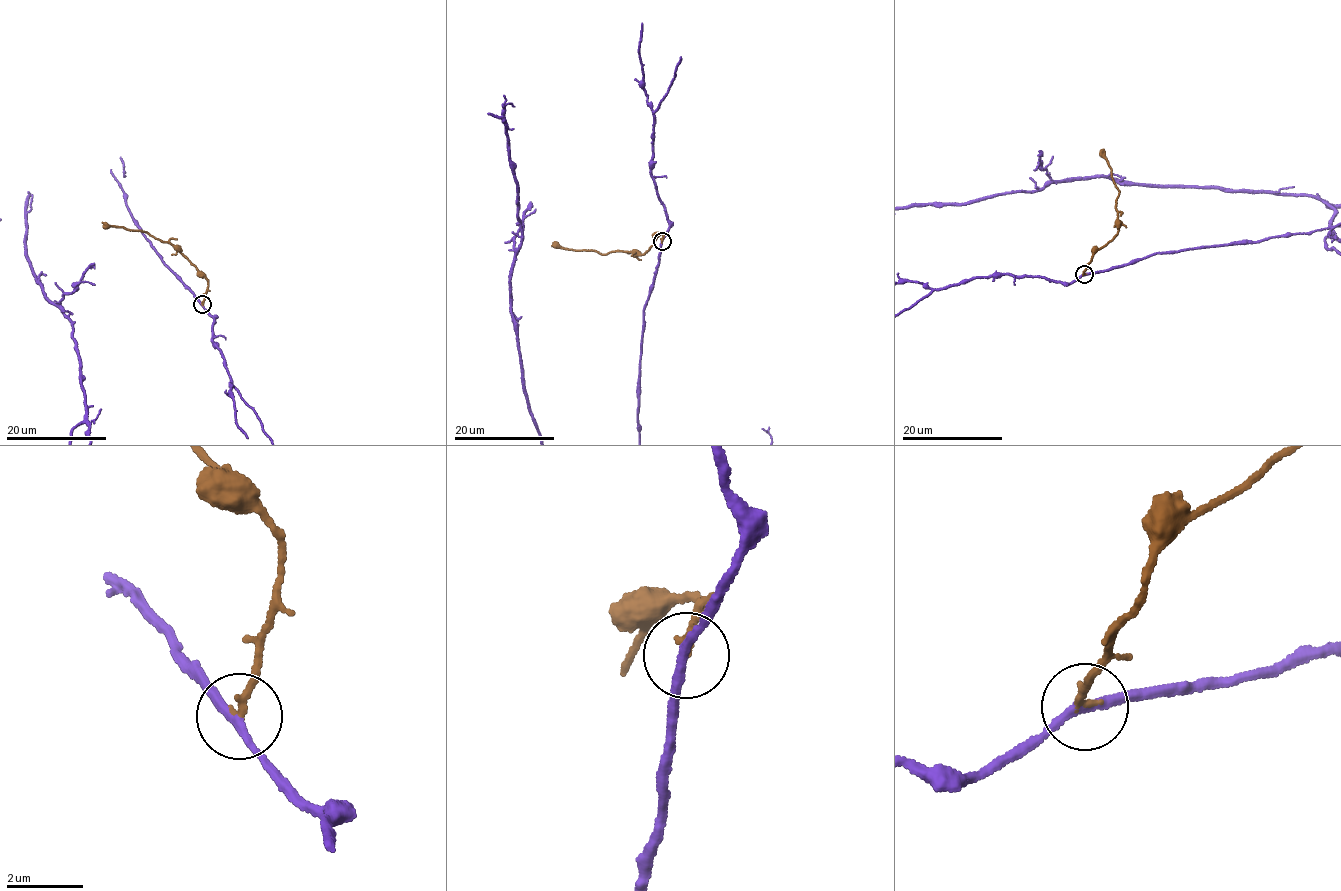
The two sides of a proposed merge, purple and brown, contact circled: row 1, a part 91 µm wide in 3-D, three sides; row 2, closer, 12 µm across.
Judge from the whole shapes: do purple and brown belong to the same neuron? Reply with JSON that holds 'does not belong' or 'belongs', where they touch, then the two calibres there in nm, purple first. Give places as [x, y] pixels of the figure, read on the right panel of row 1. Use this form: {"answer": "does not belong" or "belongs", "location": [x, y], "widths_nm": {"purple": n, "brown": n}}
{"answer": "belongs", "location": [1084, 274], "widths_nm": {"purple": 240, "brown": 190}}

